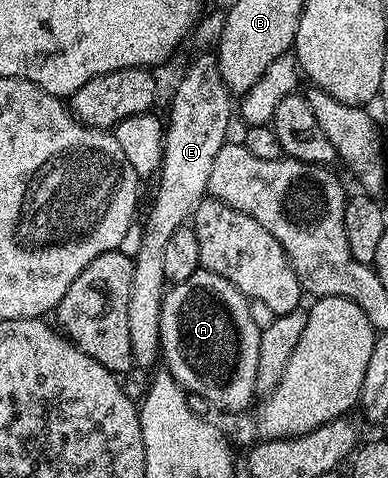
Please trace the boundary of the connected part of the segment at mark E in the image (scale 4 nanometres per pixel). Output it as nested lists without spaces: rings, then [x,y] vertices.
[[[211,53],[196,58],[188,66],[188,71],[180,78],[176,91],[172,94],[172,111],[166,117],[164,132],[164,159],[160,165],[158,181],[160,188],[156,192],[156,200],[152,206],[152,215],[148,218],[148,227],[140,238],[140,247],[134,253],[132,264],[132,287],[130,288],[130,348],[132,360],[137,367],[155,367],[160,352],[160,313],[164,303],[166,289],[166,244],[170,244],[170,236],[178,232],[195,215],[196,209],[208,194],[210,168],[214,168],[214,156],[229,141],[228,125],[234,118],[234,95],[226,88],[220,75],[220,64]]]

